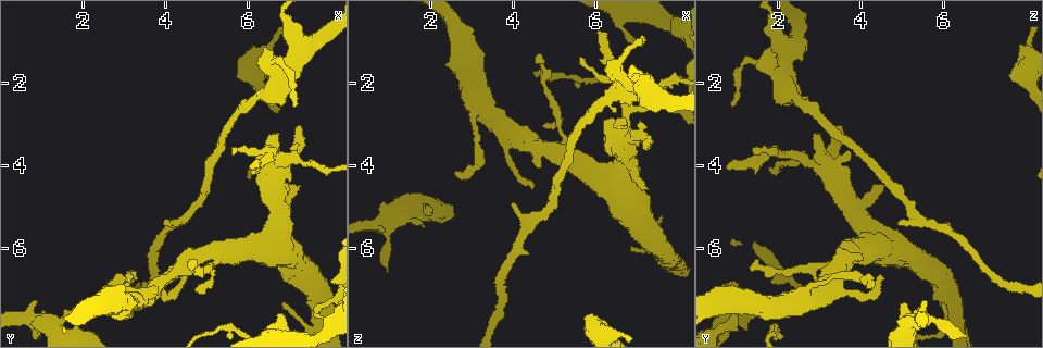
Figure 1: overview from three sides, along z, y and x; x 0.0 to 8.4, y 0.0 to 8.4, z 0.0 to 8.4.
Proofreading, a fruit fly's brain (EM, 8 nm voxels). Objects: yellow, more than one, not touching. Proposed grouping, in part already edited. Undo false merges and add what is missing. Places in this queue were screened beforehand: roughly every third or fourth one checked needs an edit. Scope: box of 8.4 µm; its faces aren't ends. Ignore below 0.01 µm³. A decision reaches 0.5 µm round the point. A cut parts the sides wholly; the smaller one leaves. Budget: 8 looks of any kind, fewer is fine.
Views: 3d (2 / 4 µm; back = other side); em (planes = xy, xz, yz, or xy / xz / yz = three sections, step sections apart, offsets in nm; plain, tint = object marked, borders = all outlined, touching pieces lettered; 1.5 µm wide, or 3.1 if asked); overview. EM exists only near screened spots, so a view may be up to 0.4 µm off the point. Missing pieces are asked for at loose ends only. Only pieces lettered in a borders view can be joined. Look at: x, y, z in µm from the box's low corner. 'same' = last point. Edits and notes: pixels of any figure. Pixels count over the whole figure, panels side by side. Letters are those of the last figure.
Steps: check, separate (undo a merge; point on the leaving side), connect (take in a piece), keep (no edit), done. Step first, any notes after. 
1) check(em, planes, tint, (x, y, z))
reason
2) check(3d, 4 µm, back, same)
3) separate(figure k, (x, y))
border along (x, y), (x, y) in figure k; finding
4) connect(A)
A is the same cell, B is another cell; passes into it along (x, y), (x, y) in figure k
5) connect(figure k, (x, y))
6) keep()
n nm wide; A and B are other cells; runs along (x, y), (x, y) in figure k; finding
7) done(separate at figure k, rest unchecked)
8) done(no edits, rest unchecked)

check(em, planes, borders, (6.85, 7.60, 1.00))
branch stops here

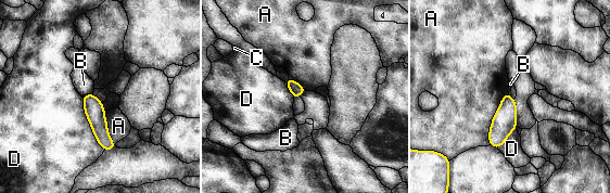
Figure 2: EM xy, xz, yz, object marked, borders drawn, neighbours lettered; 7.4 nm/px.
keep()
A, B, C and D are other cells; no lettered piece goes on from it

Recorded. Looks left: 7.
check(3d, 4 µm, (6.10, 4.05, 0.75))
free end

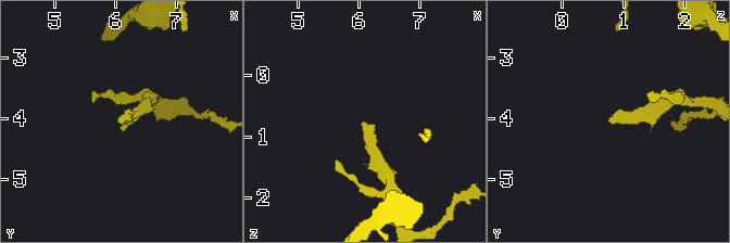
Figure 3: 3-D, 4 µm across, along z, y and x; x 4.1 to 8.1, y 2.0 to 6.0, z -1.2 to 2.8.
check(em, yz, step 4, borders, (6.10, 4.05, 0.75))
need the tissue

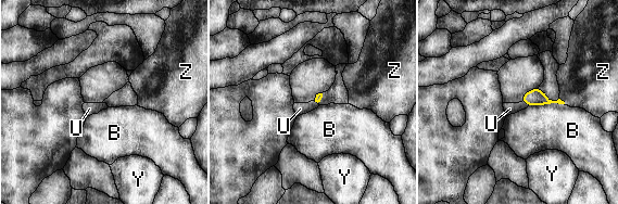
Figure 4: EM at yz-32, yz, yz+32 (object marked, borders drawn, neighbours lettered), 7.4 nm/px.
connect(U)
U is the same cell, B, Y and Z are other cells; passes into it along (535, 97), (525, 102), (509, 109) in figure 4; the neuron continues

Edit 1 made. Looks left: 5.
check(overview)
redraw

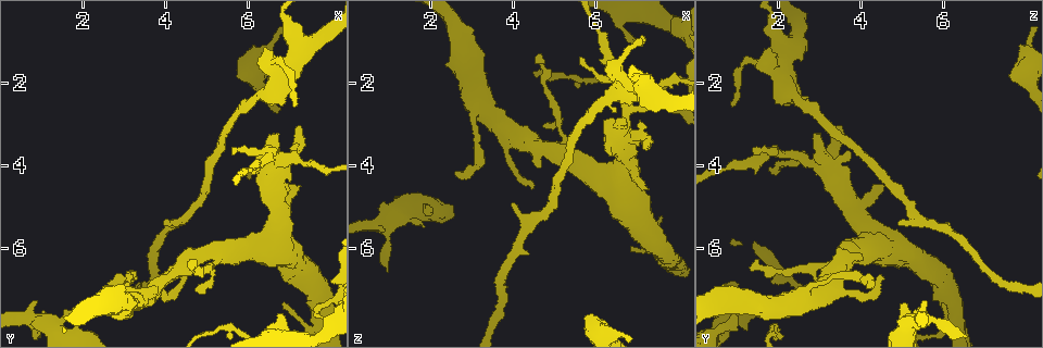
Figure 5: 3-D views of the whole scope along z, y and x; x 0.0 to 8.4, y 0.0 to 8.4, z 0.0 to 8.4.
check(3d, 4 µm, (6.60, 1.60, 1.85))
sharp bend

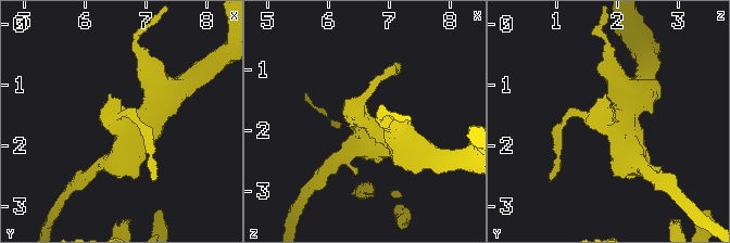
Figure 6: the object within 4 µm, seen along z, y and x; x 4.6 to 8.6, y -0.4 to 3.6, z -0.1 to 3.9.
check(em, yz, step 4, tint, (6.60, 1.55, 1.85))
3 arms; shape alone is not enough

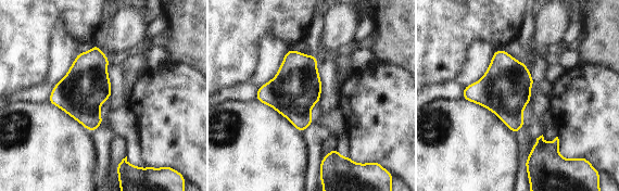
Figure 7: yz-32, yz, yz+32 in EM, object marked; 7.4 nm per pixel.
check(em, planes, borders, same)

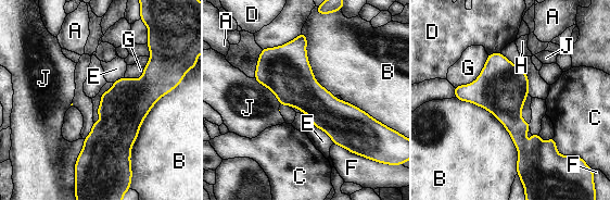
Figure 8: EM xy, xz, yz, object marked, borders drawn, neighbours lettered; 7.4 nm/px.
keep()
90 nm wide; A, B, C, D, E, F, G, H and J are other cells; border along (455, 97), (504, 126), (517, 172) in figure 8; one neuron here

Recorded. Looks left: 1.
done(connect at figure 4, rest unchecked)

